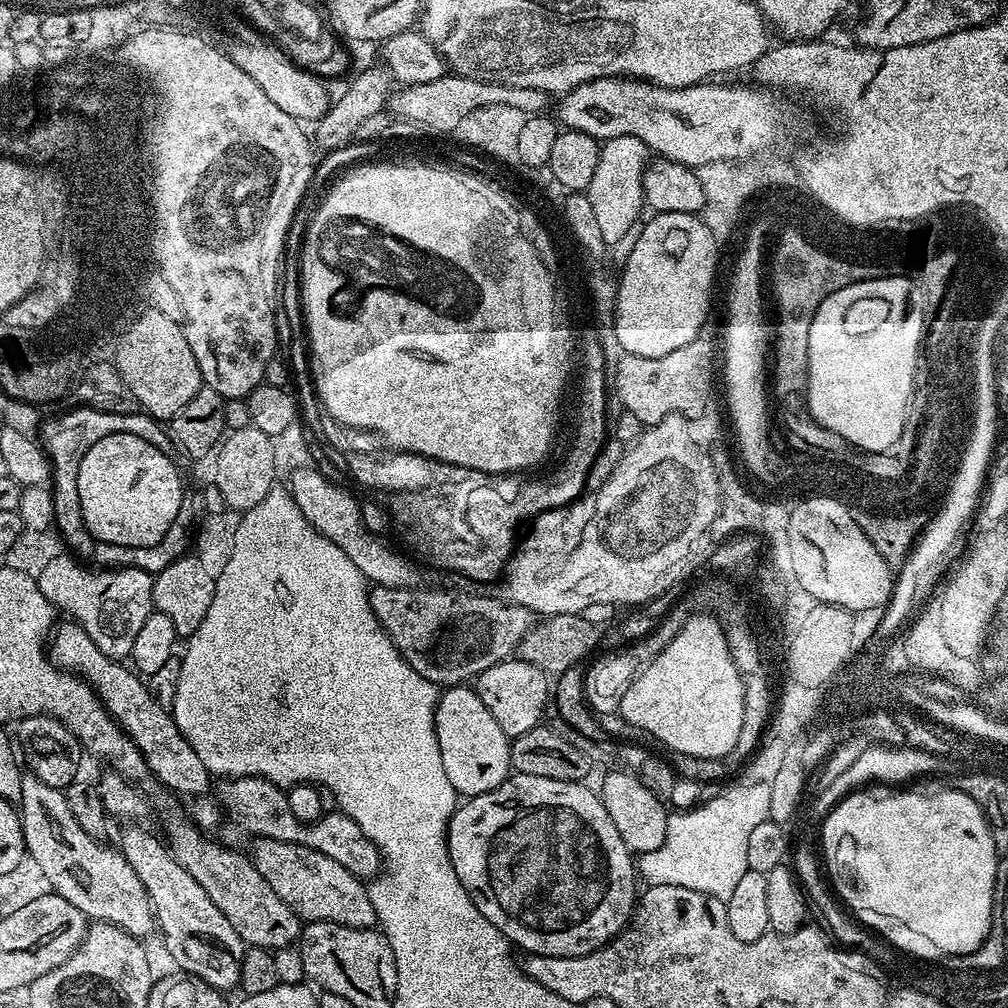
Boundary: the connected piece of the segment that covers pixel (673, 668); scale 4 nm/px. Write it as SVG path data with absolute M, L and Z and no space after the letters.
M694 614L682 630L639 672L639 676L621 698L618 713L628 723L641 727L652 740L661 740L673 752L681 751L694 760L719 761L730 754L743 728L744 682L728 648L723 623L712 614Z

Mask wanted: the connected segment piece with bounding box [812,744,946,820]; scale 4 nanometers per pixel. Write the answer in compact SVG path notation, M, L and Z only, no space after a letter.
M869 745L853 760L848 768L837 771L828 786L824 787L812 804L812 810L818 820L827 816L832 808L842 801L851 790L865 787L868 782L882 782L892 784L888 786L900 786L902 782L912 779L914 776L926 774L938 774L945 770L946 760L937 754L931 754L926 750L911 747L893 747L890 745Z

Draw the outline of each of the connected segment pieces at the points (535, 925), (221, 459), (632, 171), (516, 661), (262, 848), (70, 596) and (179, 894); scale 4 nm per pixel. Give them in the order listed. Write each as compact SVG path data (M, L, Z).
M521 772L509 775L508 779L503 780L494 790L467 797L457 807L456 813L448 819L448 853L450 862L454 866L454 874L458 874L458 882L462 882L474 906L478 906L478 910L484 917L494 926L498 926L498 930L502 930L517 949L525 948L523 951L528 954L542 954L543 956L590 954L603 944L615 940L627 928L636 907L638 868L634 863L633 853L628 850L626 843L622 842L622 835L618 834L618 829L610 820L610 814L599 795L593 793L584 782L538 778L538 774L522 774Z
M249 426L228 432L215 449L214 483L218 490L222 490L222 498L226 498L226 506L233 513L249 512L251 508L258 506L258 502L262 502L262 498L266 498L266 494L274 491L272 479L277 479L278 473L274 466L271 440L272 437L262 434L262 430Z
M633 136L610 138L600 145L598 166L594 170L594 178L590 178L586 193L594 208L602 238L608 246L618 242L618 238L622 238L622 234L626 234L626 230L641 219L640 211L645 211L643 176L649 160L650 150Z
M509 658L482 670L475 677L474 687L486 710L494 714L494 722L502 726L509 738L526 734L526 730L541 727L545 708L550 701L550 676L538 666L519 658Z
M257 836L251 844L250 859L258 874L266 878L270 890L274 890L301 921L338 922L355 928L370 928L376 924L365 881L346 870L342 862L334 862L334 858L304 844L282 842L269 836Z
M68 554L50 558L50 562L46 562L46 566L42 566L40 573L35 576L38 590L42 590L42 594L46 594L49 602L61 613L69 612L67 615L93 639L102 654L123 661L131 657L134 638L138 638L139 628L154 610L153 573L143 572L140 568L95 572L92 568L83 568L79 563L83 564Z
M144 828L126 829L120 836L118 850L124 855L126 862L130 862L134 874L138 874L142 886L146 886L146 894L152 903L152 913L156 916L159 935L164 935L164 948L168 951L169 958L180 967L177 969L181 973L196 976L202 982L215 988L229 990L228 988L233 987L235 989L240 983L240 963L243 960L246 945L234 930L234 926L226 922L226 914L222 914L222 910L218 910L218 906L210 902L206 890L202 890L202 886L198 886L198 882L194 882L194 878L190 878L190 874L182 870L182 866L172 857L167 847L161 841L159 844Z

